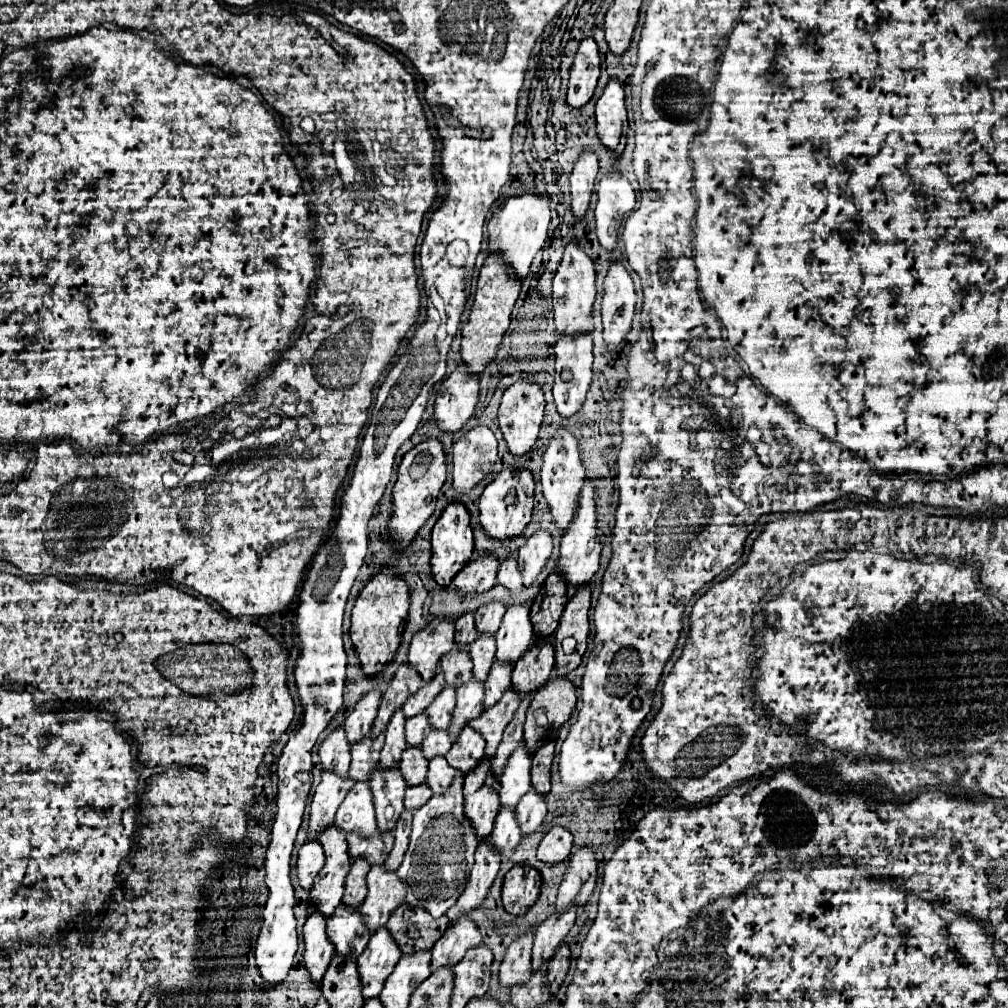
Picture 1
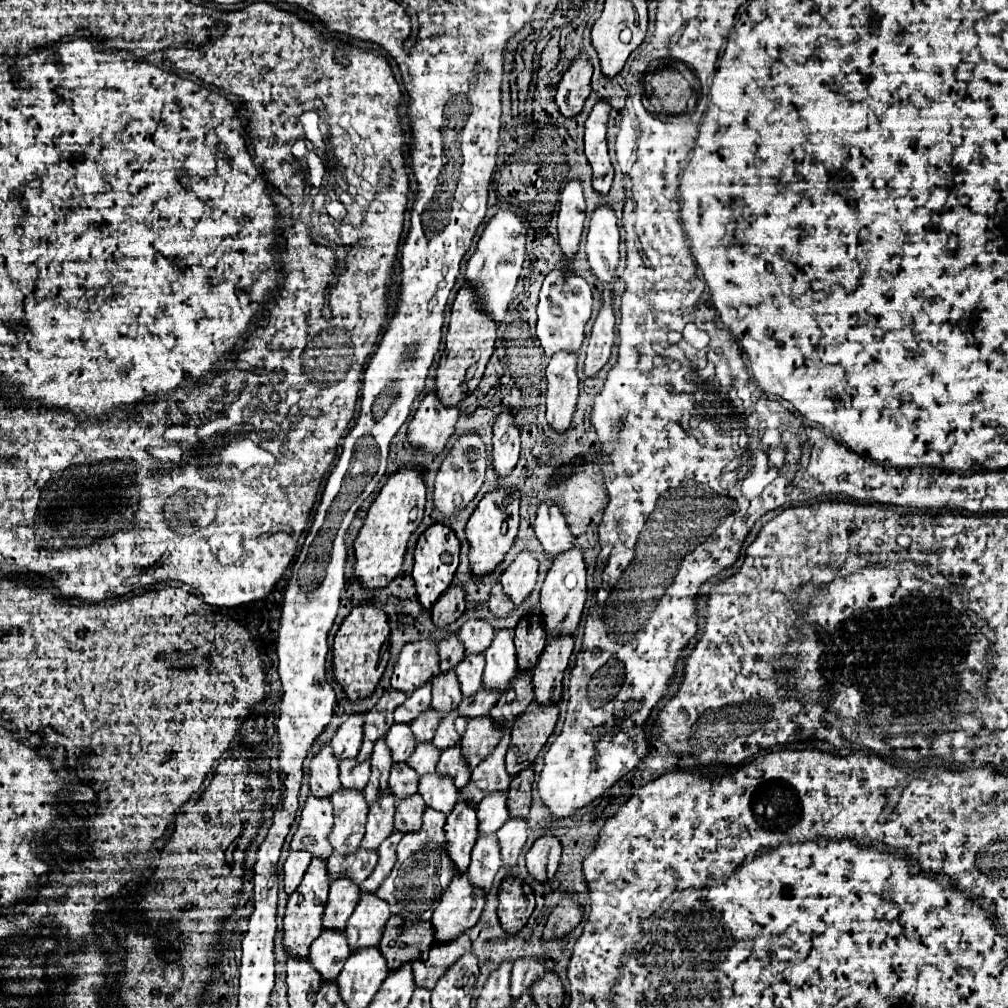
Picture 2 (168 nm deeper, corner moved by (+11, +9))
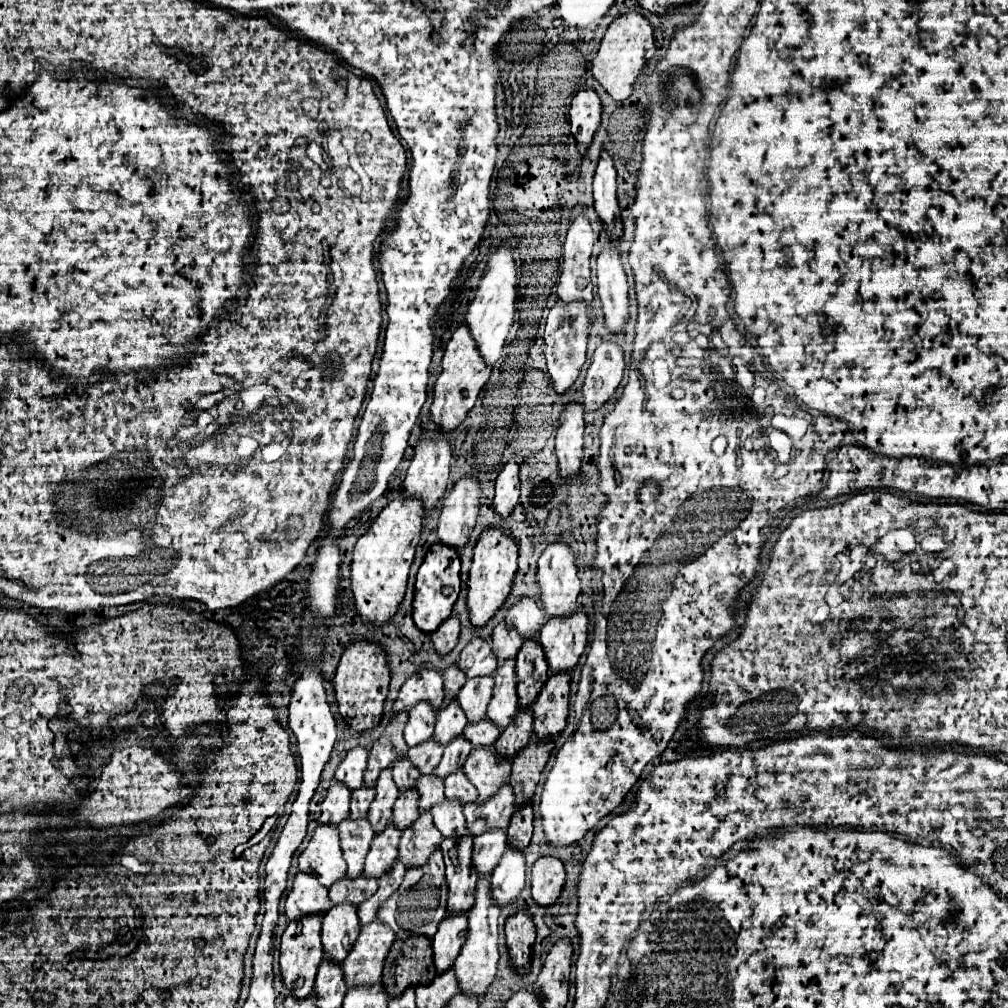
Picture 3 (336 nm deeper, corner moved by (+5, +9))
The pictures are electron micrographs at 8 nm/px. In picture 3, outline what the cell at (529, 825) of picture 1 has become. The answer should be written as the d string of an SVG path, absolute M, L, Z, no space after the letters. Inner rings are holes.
M507 846L499 864L491 874L491 892L499 906L513 902L525 886L525 854Z

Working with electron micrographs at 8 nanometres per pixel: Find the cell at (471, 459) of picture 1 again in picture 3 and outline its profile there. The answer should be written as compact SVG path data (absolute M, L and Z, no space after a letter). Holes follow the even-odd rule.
M473 476L459 478L447 496L441 500L439 542L461 548L467 544L477 520L481 500L481 482Z

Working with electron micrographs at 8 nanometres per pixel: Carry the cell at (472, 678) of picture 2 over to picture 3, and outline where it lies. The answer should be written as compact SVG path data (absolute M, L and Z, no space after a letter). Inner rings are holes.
M491 676L467 678L465 686L457 694L457 700L459 700L459 706L465 710L469 722L477 722L485 716L491 694L493 694L493 678Z

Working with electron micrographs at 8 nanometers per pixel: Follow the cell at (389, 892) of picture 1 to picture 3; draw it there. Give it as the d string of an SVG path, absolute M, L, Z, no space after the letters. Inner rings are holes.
M379 918L361 926L359 938L343 962L347 986L379 982L383 972L383 960L393 940L395 932Z

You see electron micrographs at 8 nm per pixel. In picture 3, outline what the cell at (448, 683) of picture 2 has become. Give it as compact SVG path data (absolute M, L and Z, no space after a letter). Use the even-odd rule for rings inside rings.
M451 700L447 706L439 708L435 712L435 720L435 738L441 744L449 742L449 738L457 738L457 734L461 734L467 724L467 716L457 700Z

